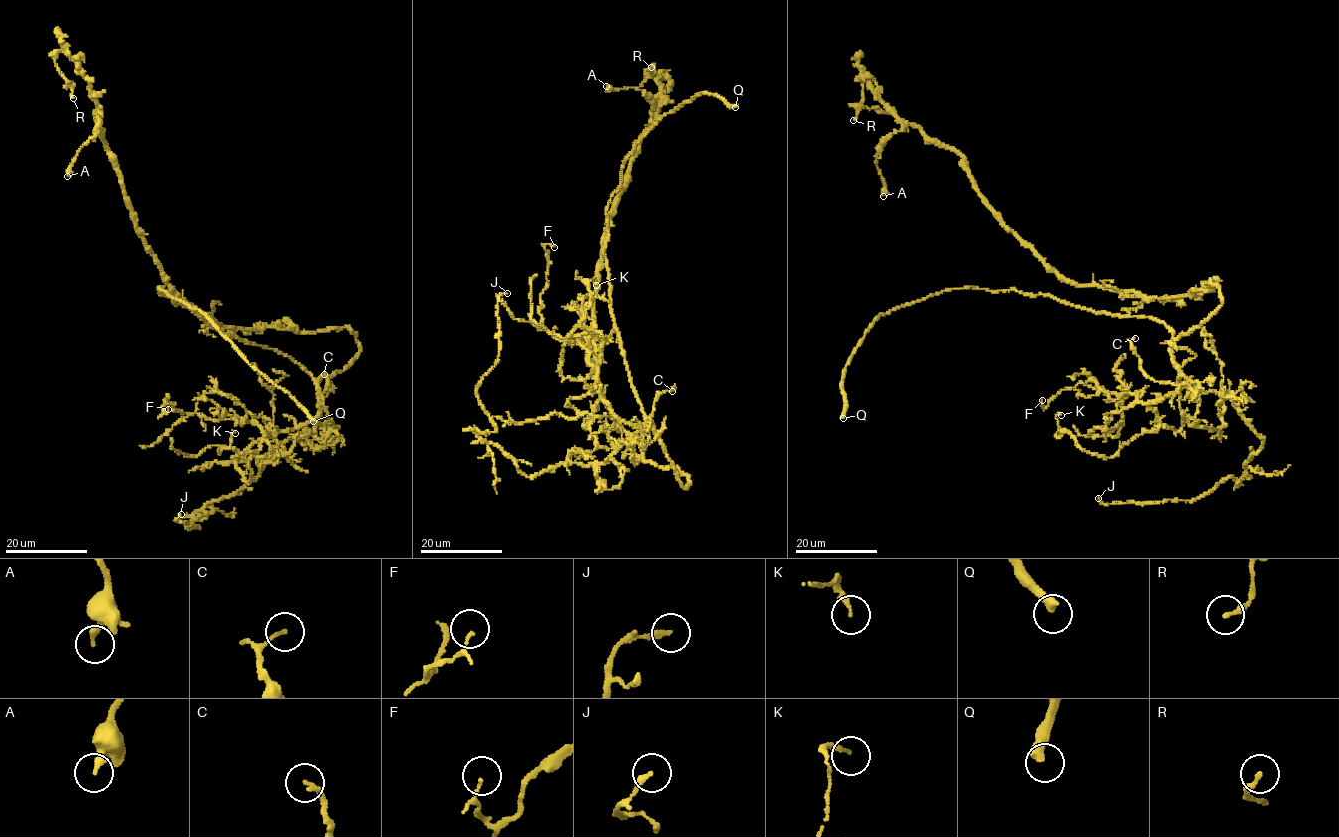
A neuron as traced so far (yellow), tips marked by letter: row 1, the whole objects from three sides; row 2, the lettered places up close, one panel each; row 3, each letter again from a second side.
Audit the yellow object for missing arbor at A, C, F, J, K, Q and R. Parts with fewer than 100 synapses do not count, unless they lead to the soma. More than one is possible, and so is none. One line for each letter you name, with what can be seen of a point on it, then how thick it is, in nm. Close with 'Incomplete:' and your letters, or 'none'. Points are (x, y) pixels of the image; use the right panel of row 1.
Q: Place: (843, 418). Thickness 380 nm
Incomplete: Q

